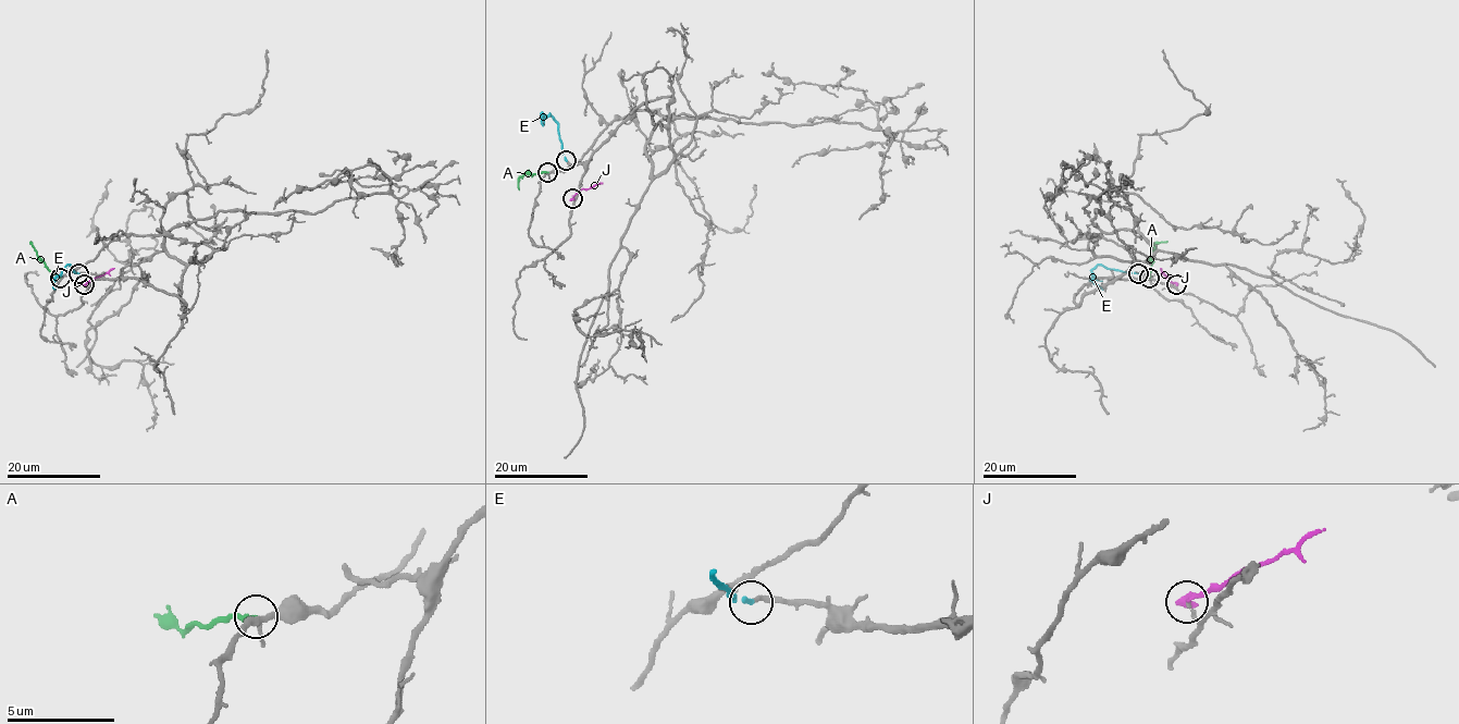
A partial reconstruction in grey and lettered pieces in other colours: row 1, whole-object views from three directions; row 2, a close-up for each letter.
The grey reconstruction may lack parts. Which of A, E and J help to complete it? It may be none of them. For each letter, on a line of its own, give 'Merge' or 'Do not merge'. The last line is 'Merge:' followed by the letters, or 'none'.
A: Do not merge
E: Merge
J: Do not merge
Merge: E

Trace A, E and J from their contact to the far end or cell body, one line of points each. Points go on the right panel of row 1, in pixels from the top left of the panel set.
A: (1150, 278), (1150, 254), (1155, 244), (1167, 242)
E: (1138, 273), (1098, 265), (1092, 277), (1103, 290)
J: (1175, 283), (1160, 268)

